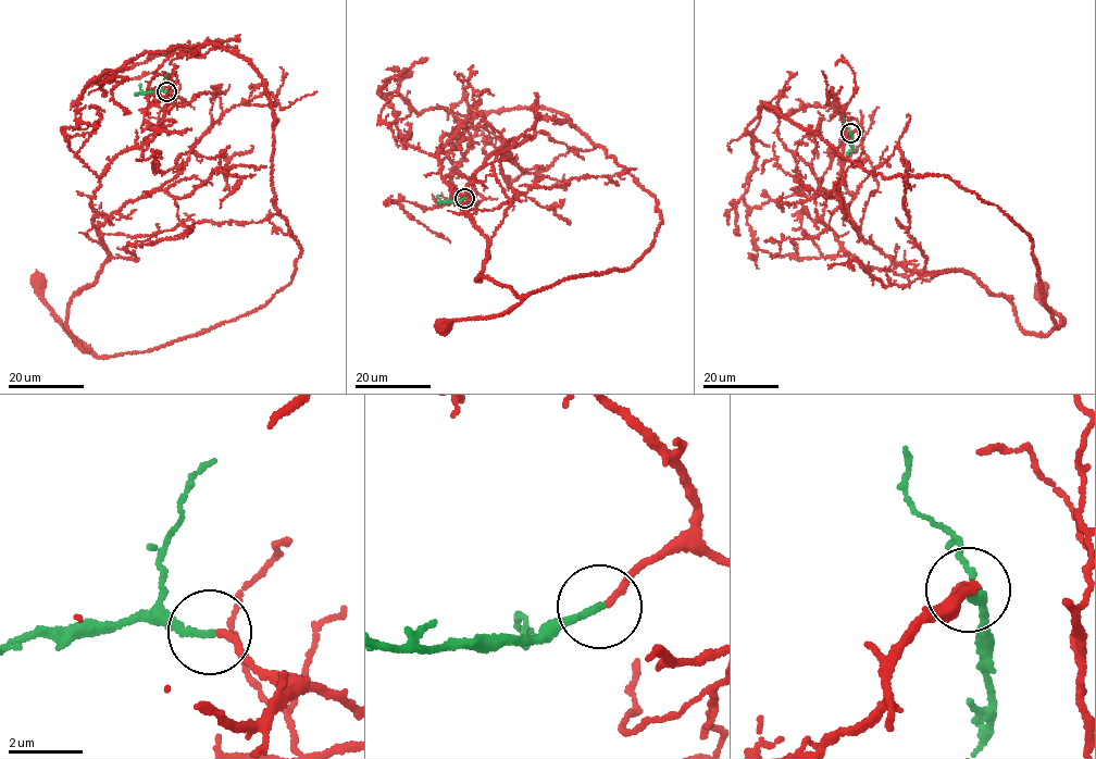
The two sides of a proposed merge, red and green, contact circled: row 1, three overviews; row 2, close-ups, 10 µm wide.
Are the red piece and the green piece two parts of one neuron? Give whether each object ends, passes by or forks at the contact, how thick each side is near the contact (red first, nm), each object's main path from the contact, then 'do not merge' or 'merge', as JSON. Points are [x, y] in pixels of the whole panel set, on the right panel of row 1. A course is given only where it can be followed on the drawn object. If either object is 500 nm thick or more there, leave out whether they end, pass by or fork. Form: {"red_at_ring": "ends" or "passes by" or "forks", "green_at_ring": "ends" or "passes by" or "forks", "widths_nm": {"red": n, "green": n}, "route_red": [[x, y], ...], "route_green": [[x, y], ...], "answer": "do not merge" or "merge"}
{"red_at_ring": "ends", "green_at_ring": "ends", "widths_nm": {"red": 180, "green": 190}, "route_red": [[850, 133], [804, 203], [845, 251], [907, 276], [975, 275], [1045, 335], [1062, 318], [1040, 294]], "route_green": [[850, 133], [851, 147], [847, 140]], "answer": "merge"}

